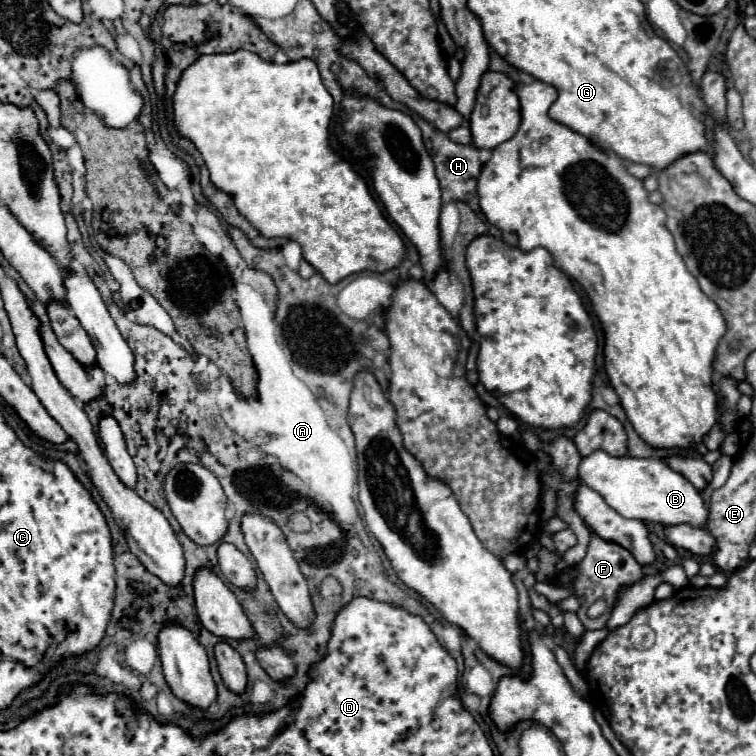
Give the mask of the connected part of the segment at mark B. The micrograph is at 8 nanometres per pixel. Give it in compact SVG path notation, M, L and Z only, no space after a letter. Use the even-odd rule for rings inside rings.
M597 450L589 458L581 460L579 478L599 492L603 500L621 516L637 518L643 522L657 522L663 526L689 524L693 528L707 528L709 508L701 492L679 472L671 470L665 462L653 458L615 458Z

